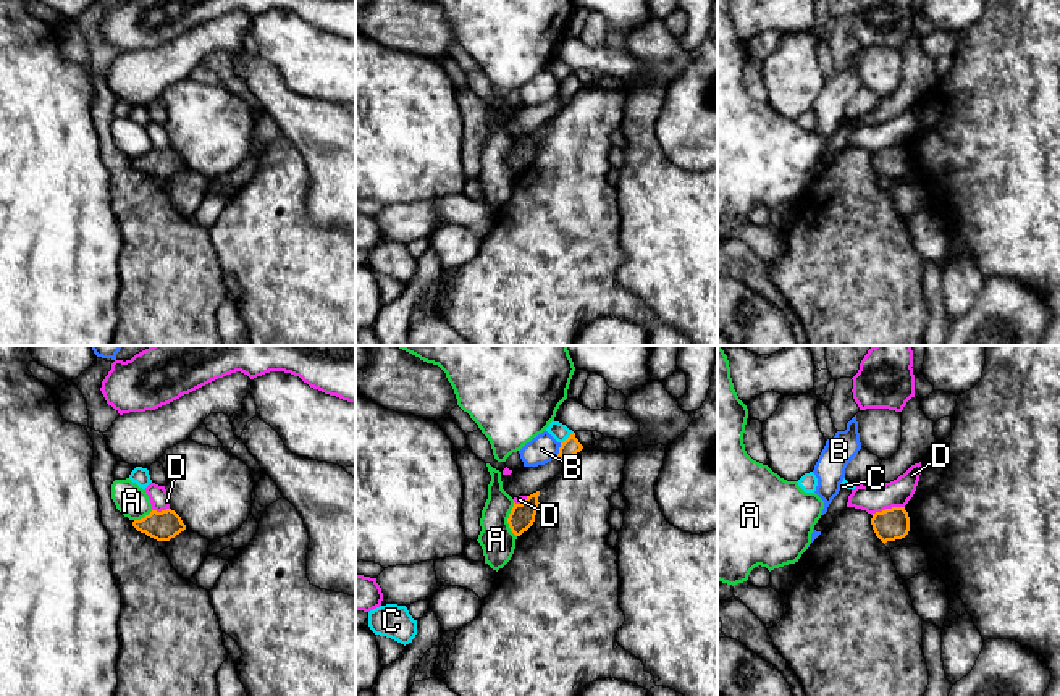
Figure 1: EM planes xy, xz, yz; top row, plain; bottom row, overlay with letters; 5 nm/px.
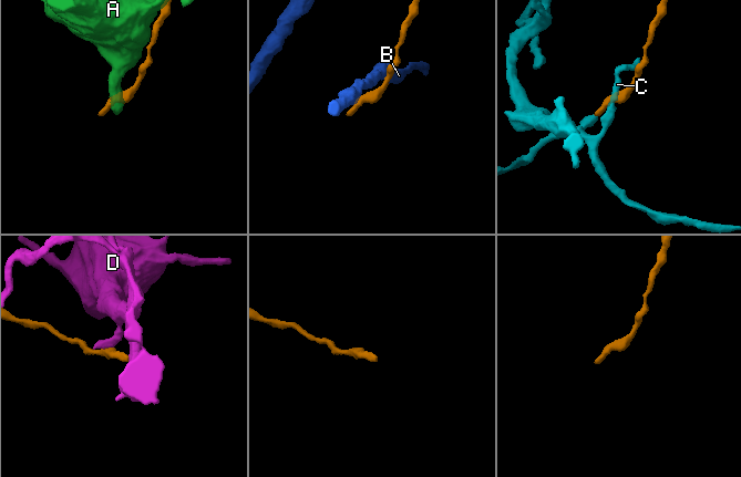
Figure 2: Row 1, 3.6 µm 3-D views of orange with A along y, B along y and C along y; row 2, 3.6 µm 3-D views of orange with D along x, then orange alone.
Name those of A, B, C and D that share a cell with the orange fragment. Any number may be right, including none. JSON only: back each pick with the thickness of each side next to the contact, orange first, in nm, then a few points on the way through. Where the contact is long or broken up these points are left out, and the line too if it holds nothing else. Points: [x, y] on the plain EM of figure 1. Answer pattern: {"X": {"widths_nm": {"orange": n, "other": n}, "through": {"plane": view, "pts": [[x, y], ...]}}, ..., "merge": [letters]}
{"merge": []}

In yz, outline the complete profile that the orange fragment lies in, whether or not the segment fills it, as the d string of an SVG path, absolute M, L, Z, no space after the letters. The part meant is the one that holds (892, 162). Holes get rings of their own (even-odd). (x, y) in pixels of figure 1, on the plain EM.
M892 145L873 152L871 157L876 174L885 182L887 179L902 178L910 170L910 155L905 145Z

